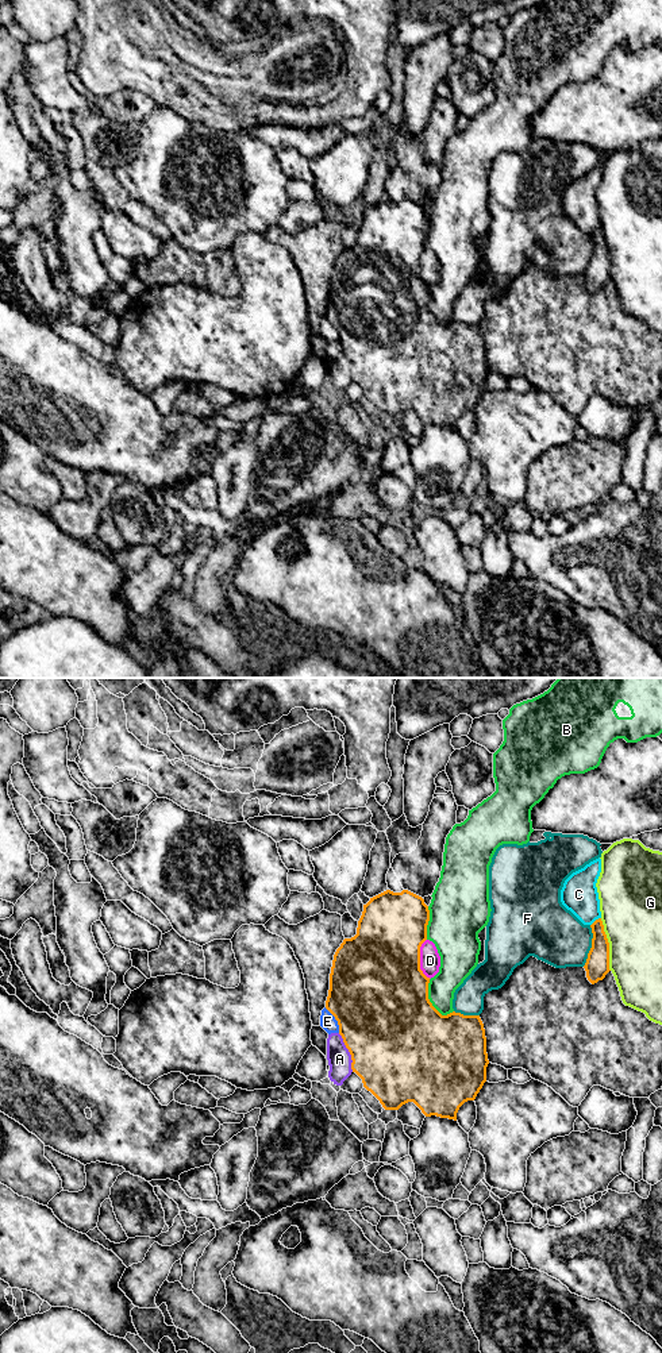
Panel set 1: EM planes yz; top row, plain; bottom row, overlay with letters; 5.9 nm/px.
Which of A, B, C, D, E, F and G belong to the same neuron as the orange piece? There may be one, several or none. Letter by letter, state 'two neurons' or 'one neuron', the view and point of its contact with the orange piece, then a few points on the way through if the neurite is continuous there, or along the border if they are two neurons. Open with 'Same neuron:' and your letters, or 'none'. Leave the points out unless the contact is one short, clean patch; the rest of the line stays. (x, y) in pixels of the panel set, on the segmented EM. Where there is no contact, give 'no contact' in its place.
Same neuron: none
A: two neurons; contact yz (349, 1051)
B: two neurons; contact yz (430, 1002)
C: two neurons; contact yz (595, 921)
D: two neurons; contact yz (419, 959)
E: two neurons; contact yz (335, 1018)
F: two neurons; contact yz (592, 945)
G: two neurons; contact yz (608, 944)

